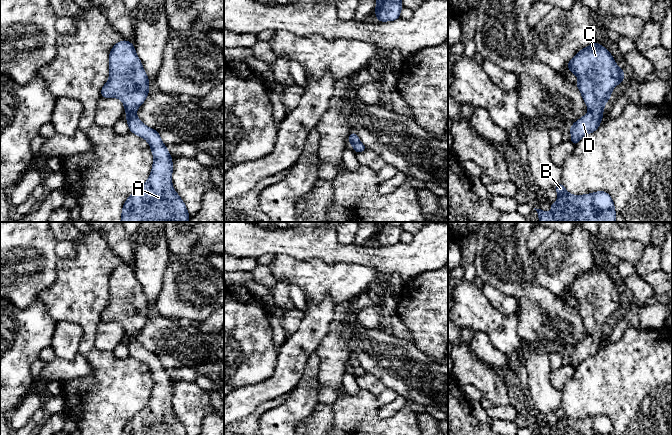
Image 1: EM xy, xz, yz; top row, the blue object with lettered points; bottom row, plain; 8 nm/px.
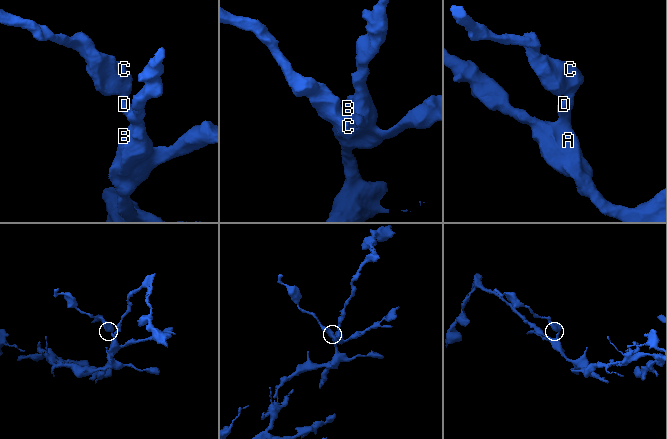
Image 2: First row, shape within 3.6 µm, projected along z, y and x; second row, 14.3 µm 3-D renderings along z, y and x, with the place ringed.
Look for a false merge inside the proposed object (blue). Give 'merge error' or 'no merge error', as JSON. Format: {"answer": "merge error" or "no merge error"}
{"answer": "no merge error"}

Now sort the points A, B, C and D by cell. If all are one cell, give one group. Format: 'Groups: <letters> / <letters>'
Groups: A B C D

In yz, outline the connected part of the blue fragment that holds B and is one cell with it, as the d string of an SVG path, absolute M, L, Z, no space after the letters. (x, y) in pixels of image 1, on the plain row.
M562 407L555 410L558 423L551 427L551 435L615 435L612 421L605 415L584 419L570 418Z

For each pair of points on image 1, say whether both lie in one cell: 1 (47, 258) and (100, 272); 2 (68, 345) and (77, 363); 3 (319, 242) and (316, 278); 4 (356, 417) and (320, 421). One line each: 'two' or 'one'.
1: two
2: two
3: two
4: two

